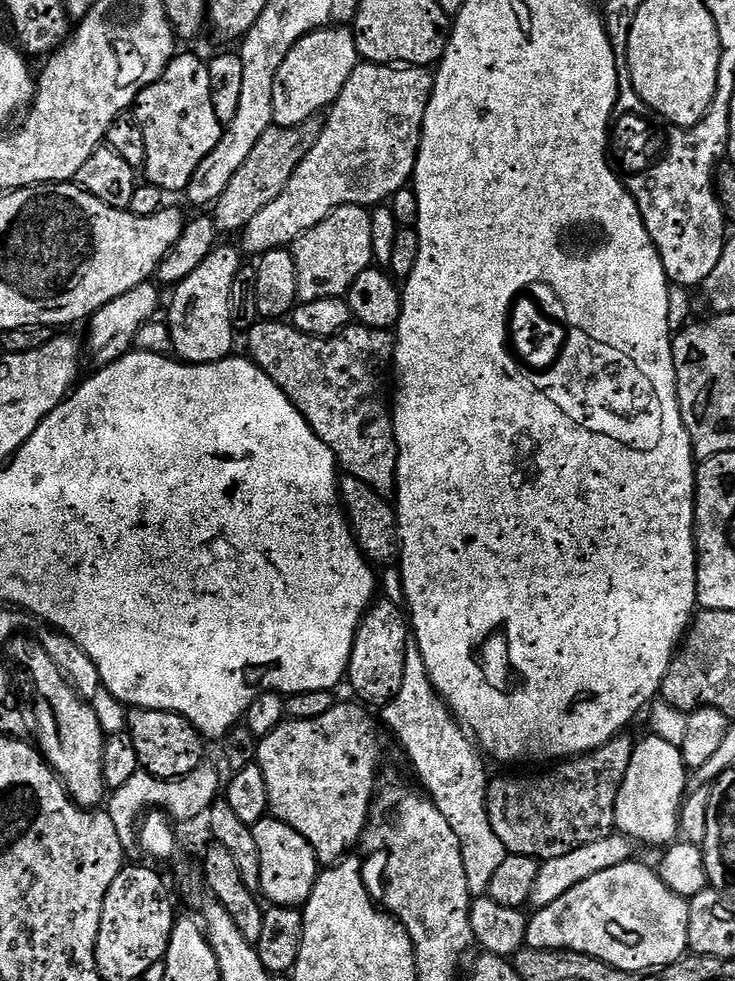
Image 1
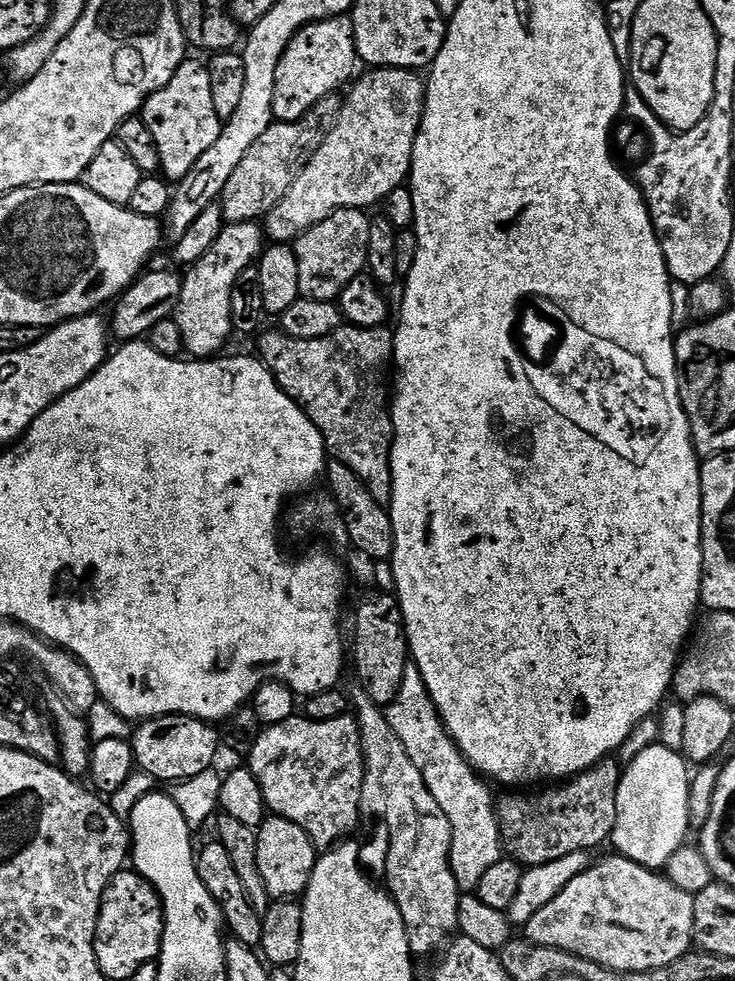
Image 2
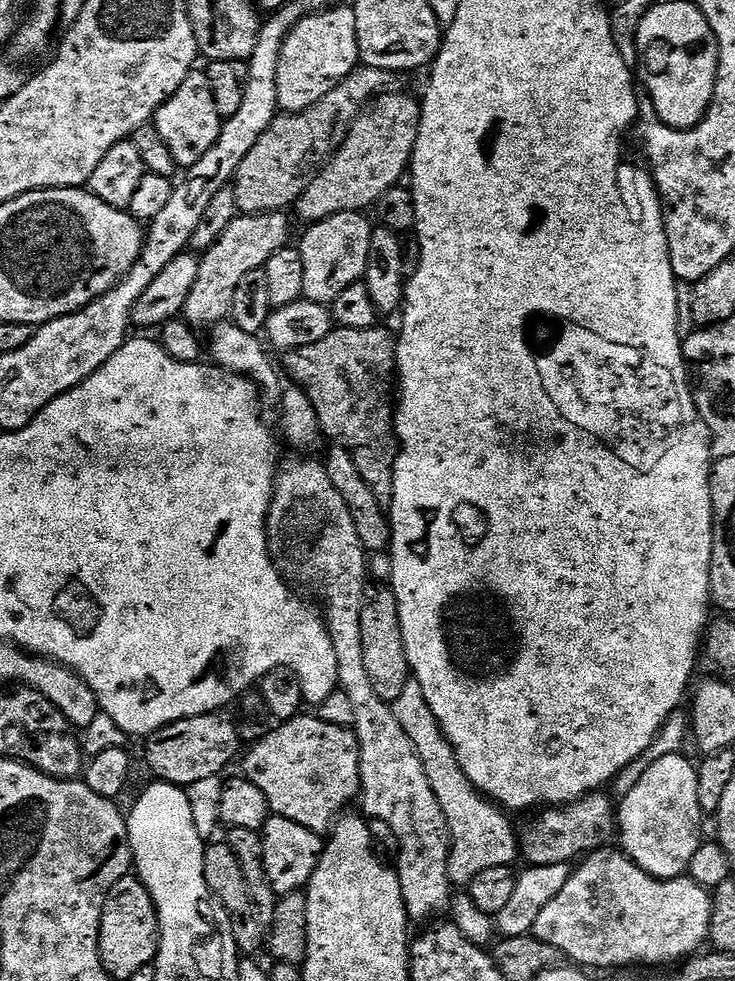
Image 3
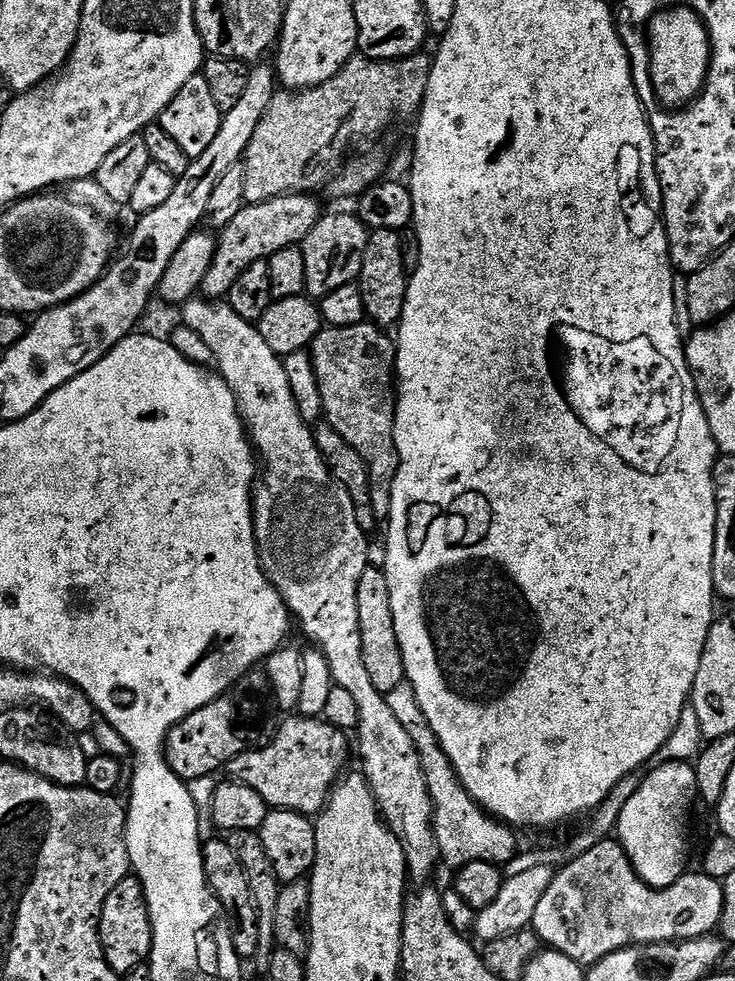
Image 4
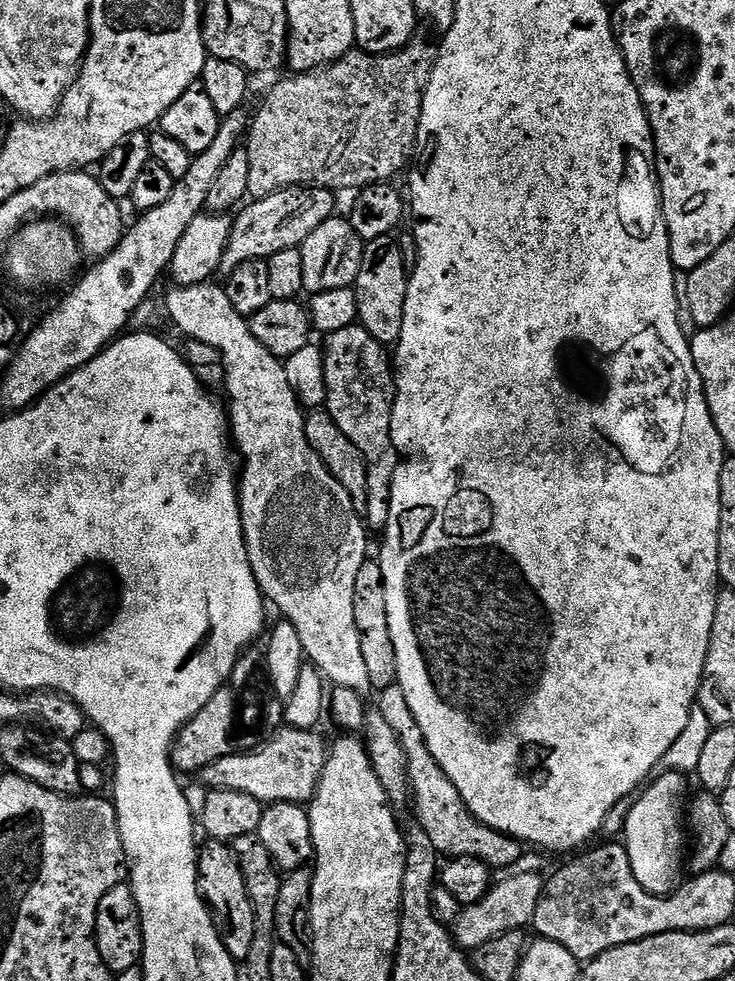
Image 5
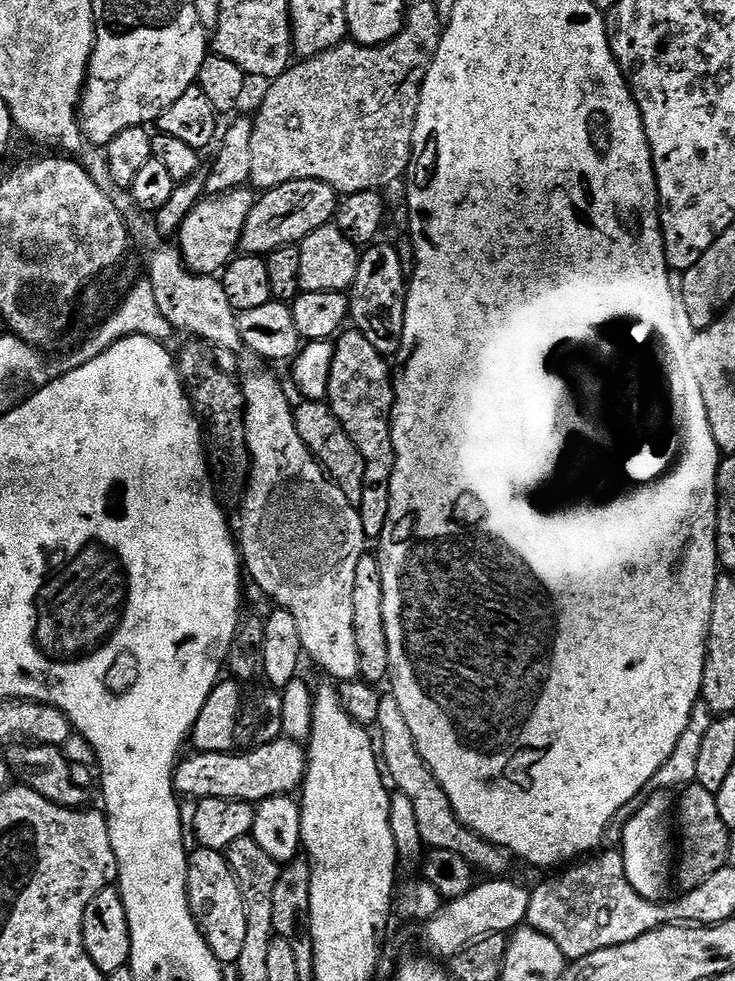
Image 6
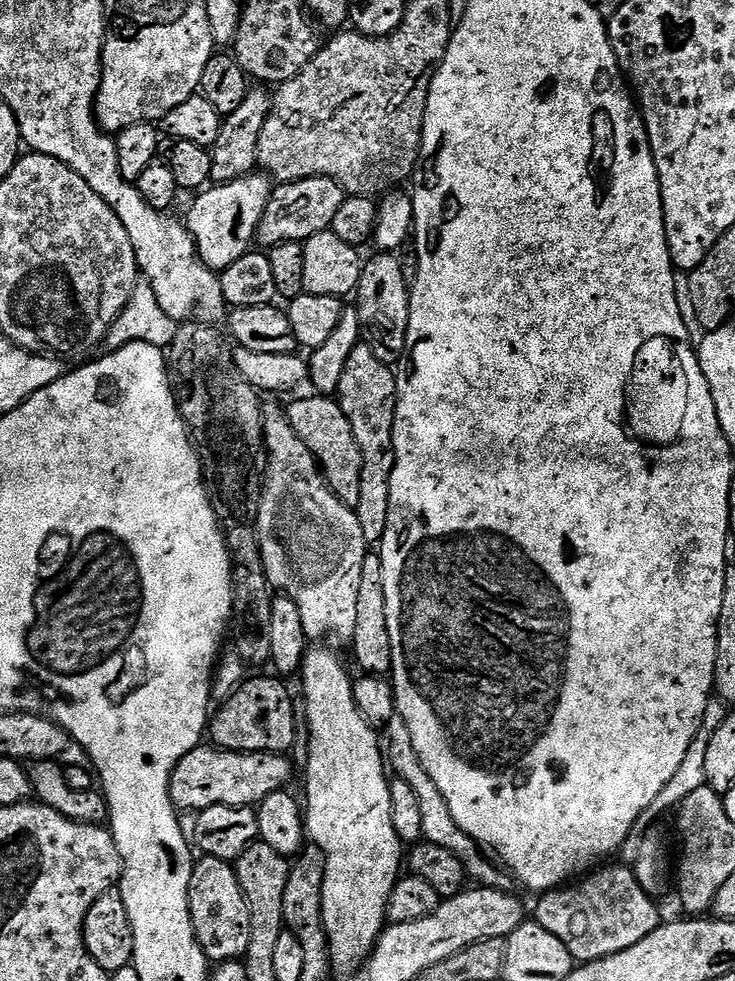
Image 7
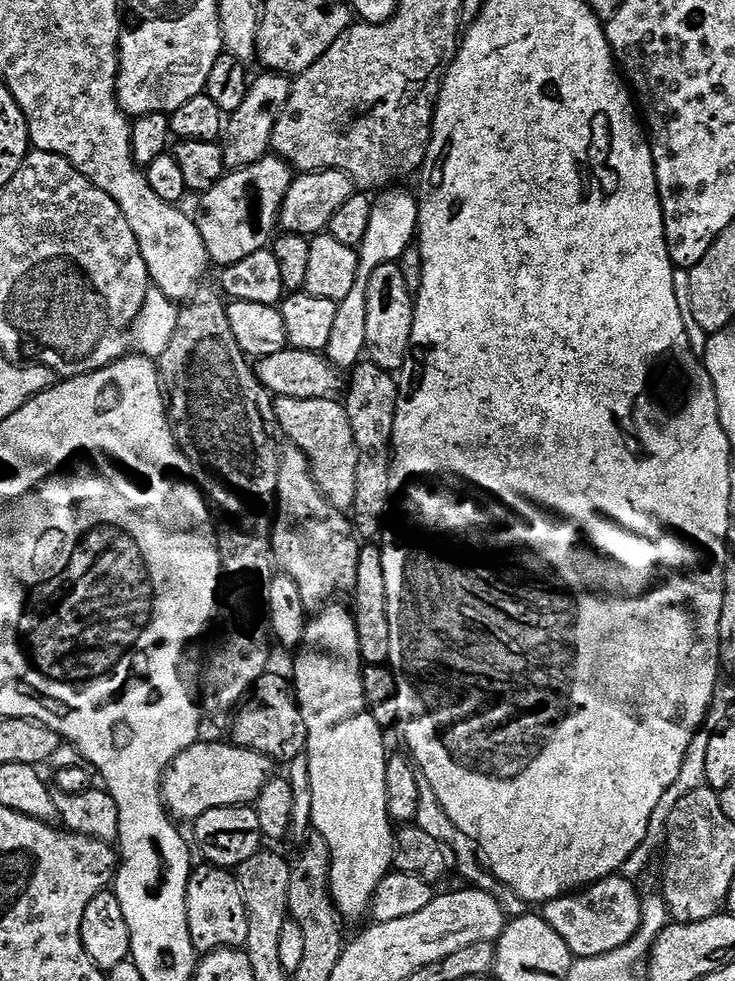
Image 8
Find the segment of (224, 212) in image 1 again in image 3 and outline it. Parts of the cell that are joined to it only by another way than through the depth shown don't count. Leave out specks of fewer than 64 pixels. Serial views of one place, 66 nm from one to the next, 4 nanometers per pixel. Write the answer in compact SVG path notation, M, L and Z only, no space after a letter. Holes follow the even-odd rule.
M357 66L345 80L334 86L334 90L330 90L330 94L309 108L277 115L238 166L231 185L237 209L244 214L291 209L306 190L308 181L331 157L337 139L336 127L351 125L365 105L389 87L388 80L389 73L380 68Z

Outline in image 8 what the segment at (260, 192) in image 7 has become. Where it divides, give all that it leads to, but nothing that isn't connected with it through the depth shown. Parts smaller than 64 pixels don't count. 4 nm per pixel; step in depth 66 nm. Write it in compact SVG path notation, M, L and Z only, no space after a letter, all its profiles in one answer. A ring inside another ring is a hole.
M269 154L254 162L254 166L229 171L210 191L203 193L198 223L213 265L242 262L242 258L271 245L278 232L280 207L293 179L294 172L289 164Z

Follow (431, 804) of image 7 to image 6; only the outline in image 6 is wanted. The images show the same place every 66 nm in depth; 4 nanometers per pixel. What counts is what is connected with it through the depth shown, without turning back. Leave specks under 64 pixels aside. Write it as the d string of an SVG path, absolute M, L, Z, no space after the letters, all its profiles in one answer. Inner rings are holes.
M388 694L381 699L380 713L376 719L376 724L378 725L378 729L380 728L380 736L378 732L379 743L380 740L384 743L384 752L382 748L383 767L390 777L391 783L393 785L396 783L395 787L399 791L409 795L410 802L414 802L414 810L418 817L418 830L422 830L422 838L425 845L429 849L441 848L442 850L450 850L454 854L462 854L462 858L466 858L466 862L470 862L473 868L479 870L481 873L492 872L488 874L496 878L503 877L507 873L504 871L508 868L508 860L510 861L509 853L505 852L502 848L496 847L495 844L489 844L488 841L483 840L480 835L468 829L456 816L456 811L452 809L452 803L446 794L446 790L442 788L438 782L438 778L434 778L434 774L426 766L426 762L414 742L414 734L410 732L410 725L406 722L406 714L402 714L402 706L398 704L395 696Z

